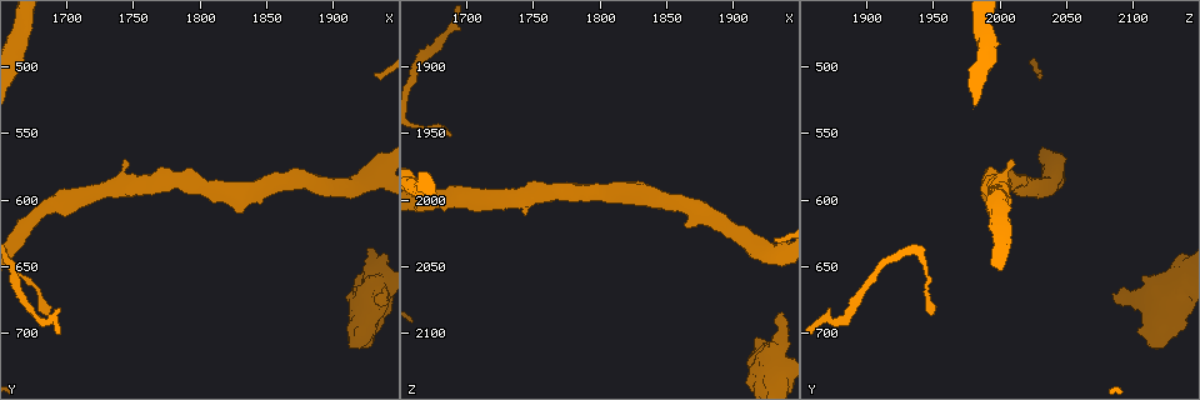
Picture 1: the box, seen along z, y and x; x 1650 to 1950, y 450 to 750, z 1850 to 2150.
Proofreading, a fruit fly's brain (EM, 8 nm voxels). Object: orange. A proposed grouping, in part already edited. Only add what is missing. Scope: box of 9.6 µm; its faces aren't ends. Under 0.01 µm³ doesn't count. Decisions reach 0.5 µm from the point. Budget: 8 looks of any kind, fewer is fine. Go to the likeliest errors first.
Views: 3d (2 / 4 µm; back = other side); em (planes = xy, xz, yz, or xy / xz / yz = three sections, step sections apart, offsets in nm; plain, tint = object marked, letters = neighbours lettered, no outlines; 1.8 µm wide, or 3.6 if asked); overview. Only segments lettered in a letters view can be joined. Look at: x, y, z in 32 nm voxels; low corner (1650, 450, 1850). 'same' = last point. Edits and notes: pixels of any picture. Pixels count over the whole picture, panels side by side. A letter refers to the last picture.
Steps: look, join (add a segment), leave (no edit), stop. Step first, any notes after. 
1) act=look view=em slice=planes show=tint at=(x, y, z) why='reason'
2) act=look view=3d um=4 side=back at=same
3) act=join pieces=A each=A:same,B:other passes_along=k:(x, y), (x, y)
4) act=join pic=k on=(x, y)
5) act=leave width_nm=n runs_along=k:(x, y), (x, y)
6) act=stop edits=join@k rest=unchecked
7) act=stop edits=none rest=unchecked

act=look view=em slice=planes show=letters at=(1742, 572, 2008) why='branch stops here'

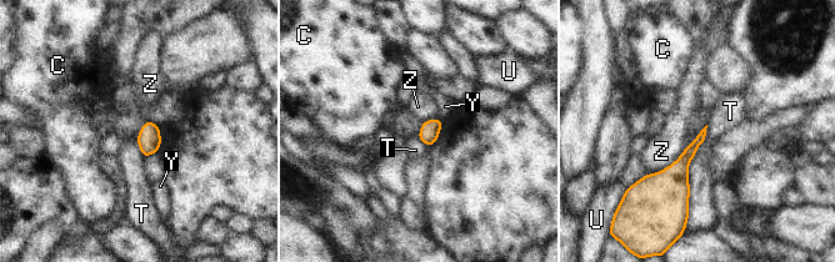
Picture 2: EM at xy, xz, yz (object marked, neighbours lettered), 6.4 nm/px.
act=leave each=C:other,T:other,U:other,Y:other,Z:other border=2:(708, 125), (688, 166), (686, 217) found='none of them fits'

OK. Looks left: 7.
act=look view=em um=3.6 slice=planes show=tint at=(1918, 708, 2112) why='stops while still wide'

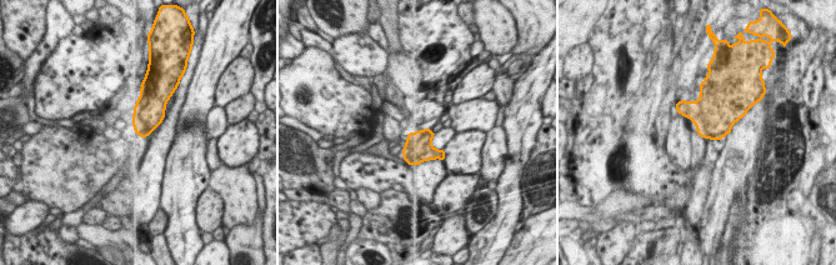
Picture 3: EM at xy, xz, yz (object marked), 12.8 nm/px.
act=look view=em um=3.6 slice=planes show=letters at=same why='see the neighbours'

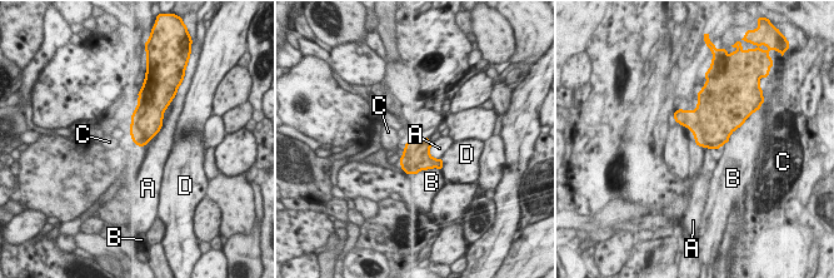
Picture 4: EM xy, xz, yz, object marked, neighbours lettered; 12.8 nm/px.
act=leave each=A:other,B:other,C:other,D:other border=4:(408, 140), (399, 159) found='none of them fits'

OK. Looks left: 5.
act=look view=3d um=4 at=(1684, 688, 1950)

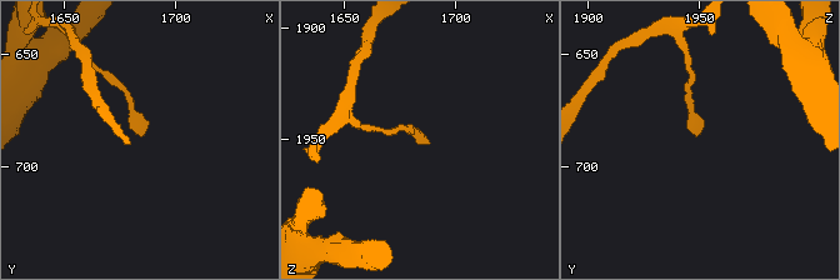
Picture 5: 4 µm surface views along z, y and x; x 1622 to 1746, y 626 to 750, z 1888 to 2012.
act=look view=em slice=xz step=4 show=letters at=(1686, 686, 1949) why='now the EM'

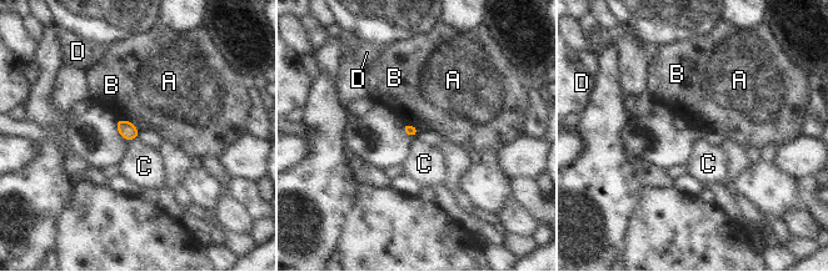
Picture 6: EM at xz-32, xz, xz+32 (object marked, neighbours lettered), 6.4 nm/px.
act=leave width_nm=70 each=A:other,B:other,C:other,D:other border=6:(128, 120), (140, 131) found='none of them fits'

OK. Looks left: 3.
act=stop edits=none rest=unchecked

